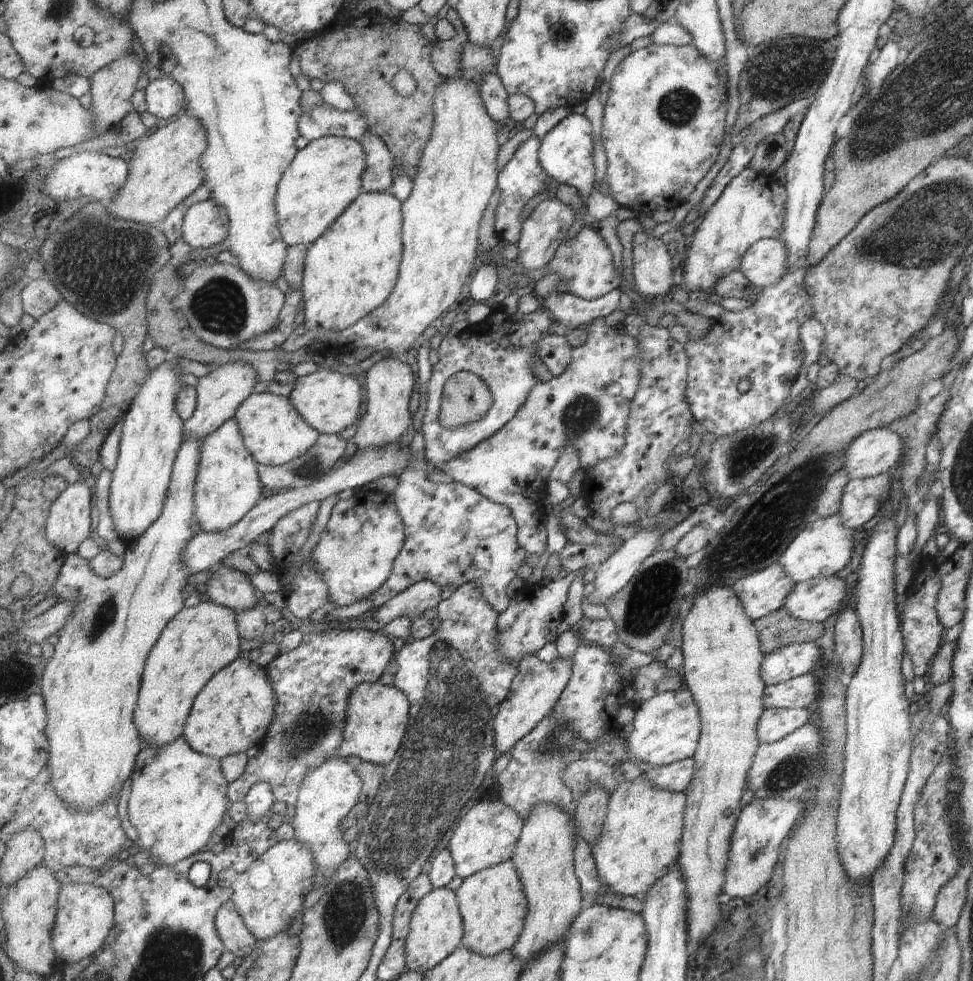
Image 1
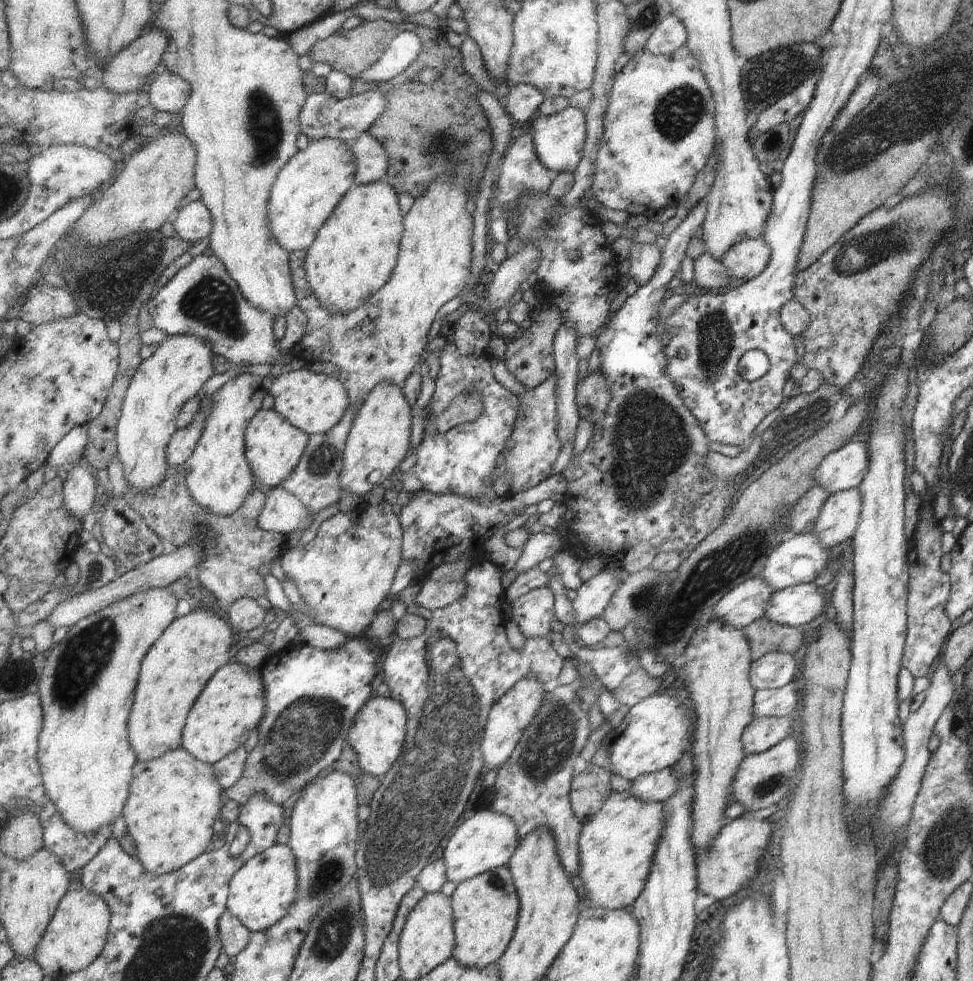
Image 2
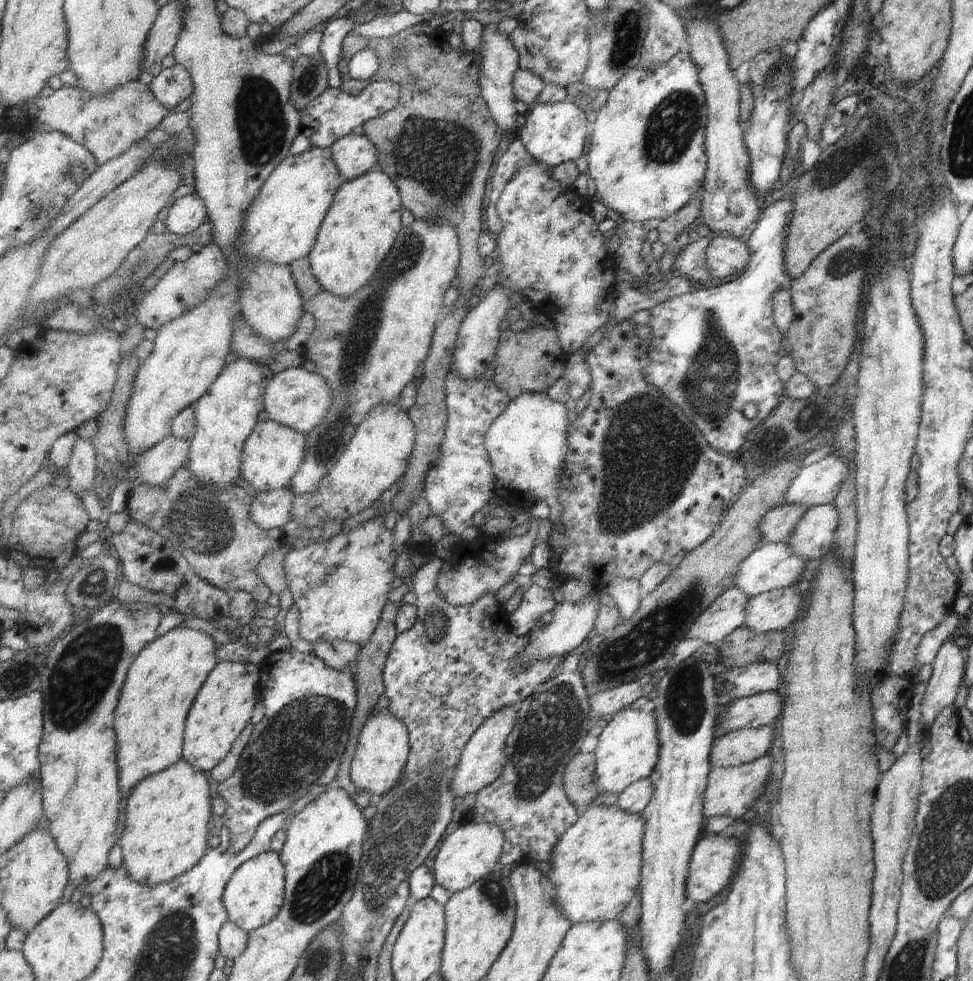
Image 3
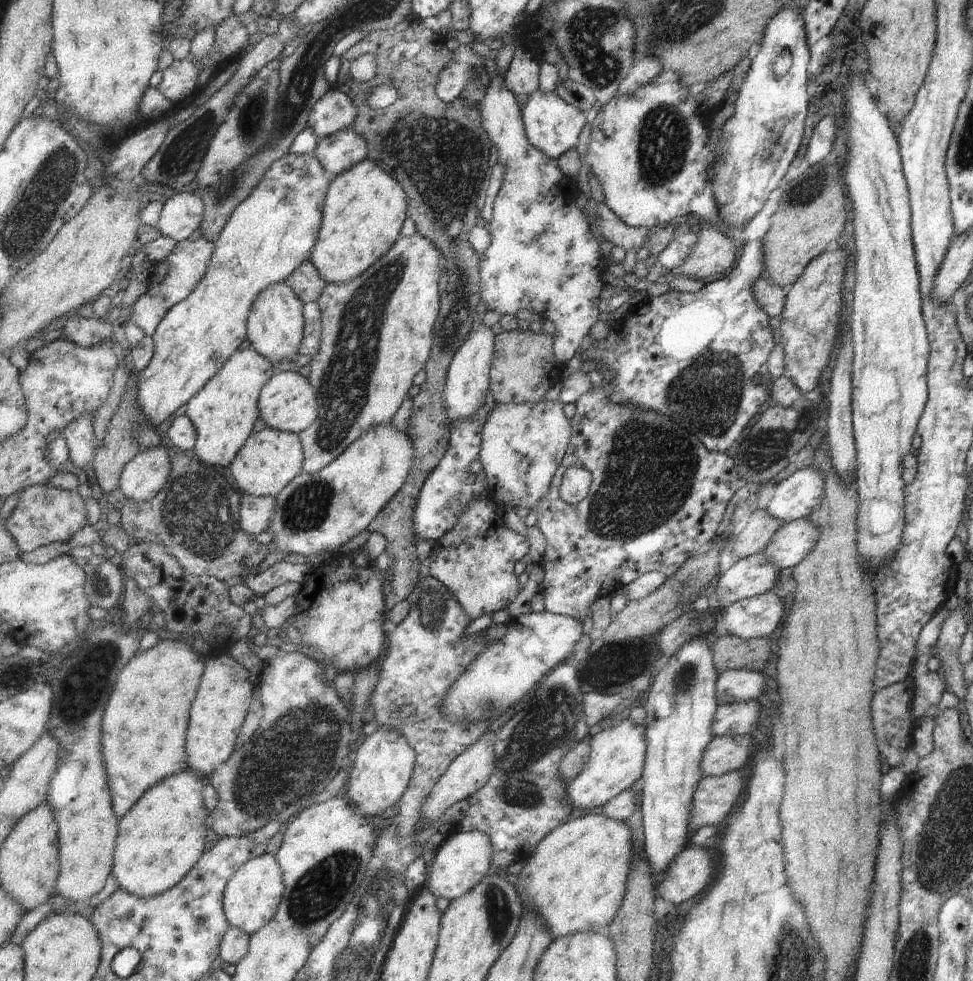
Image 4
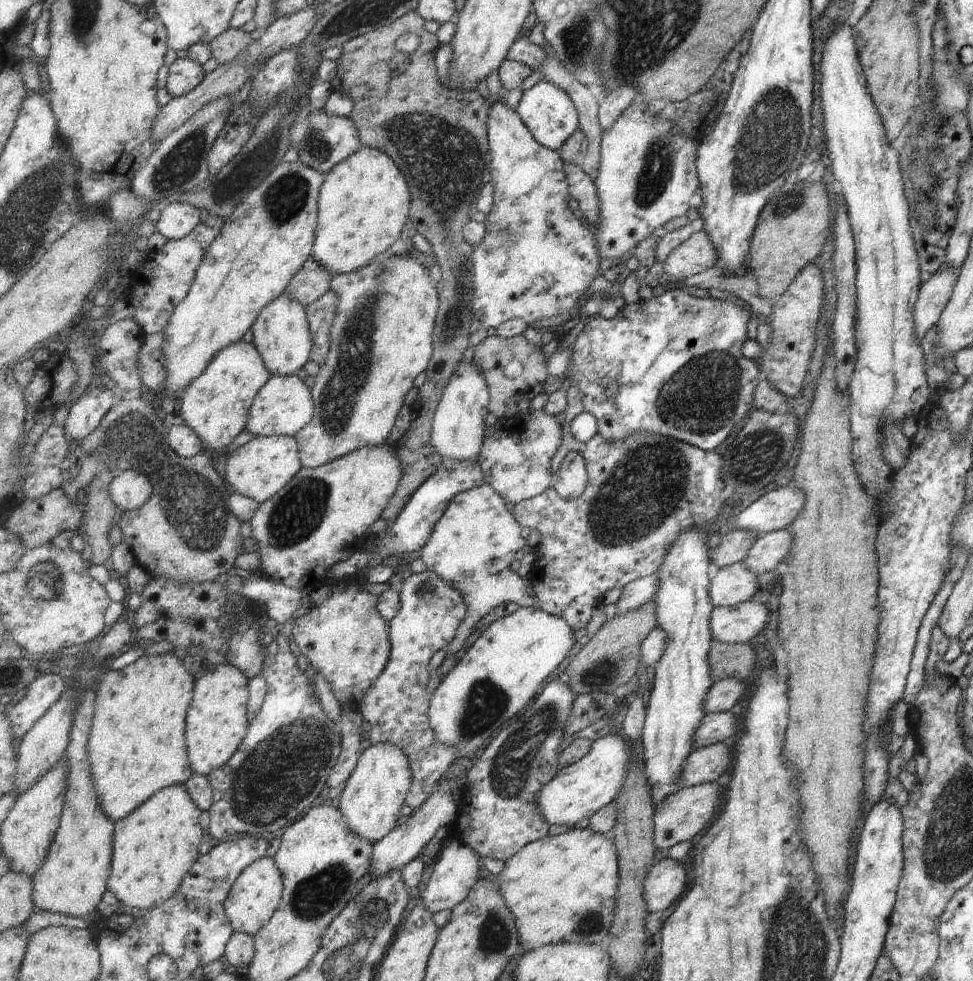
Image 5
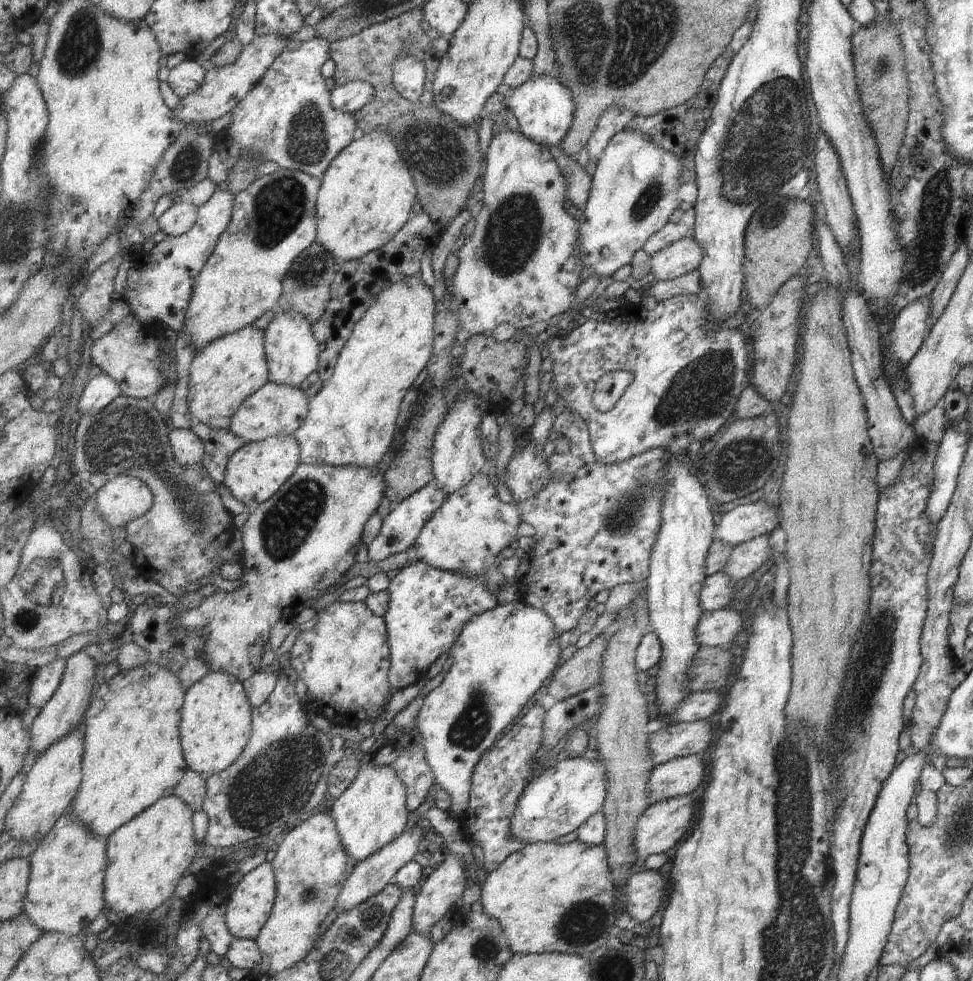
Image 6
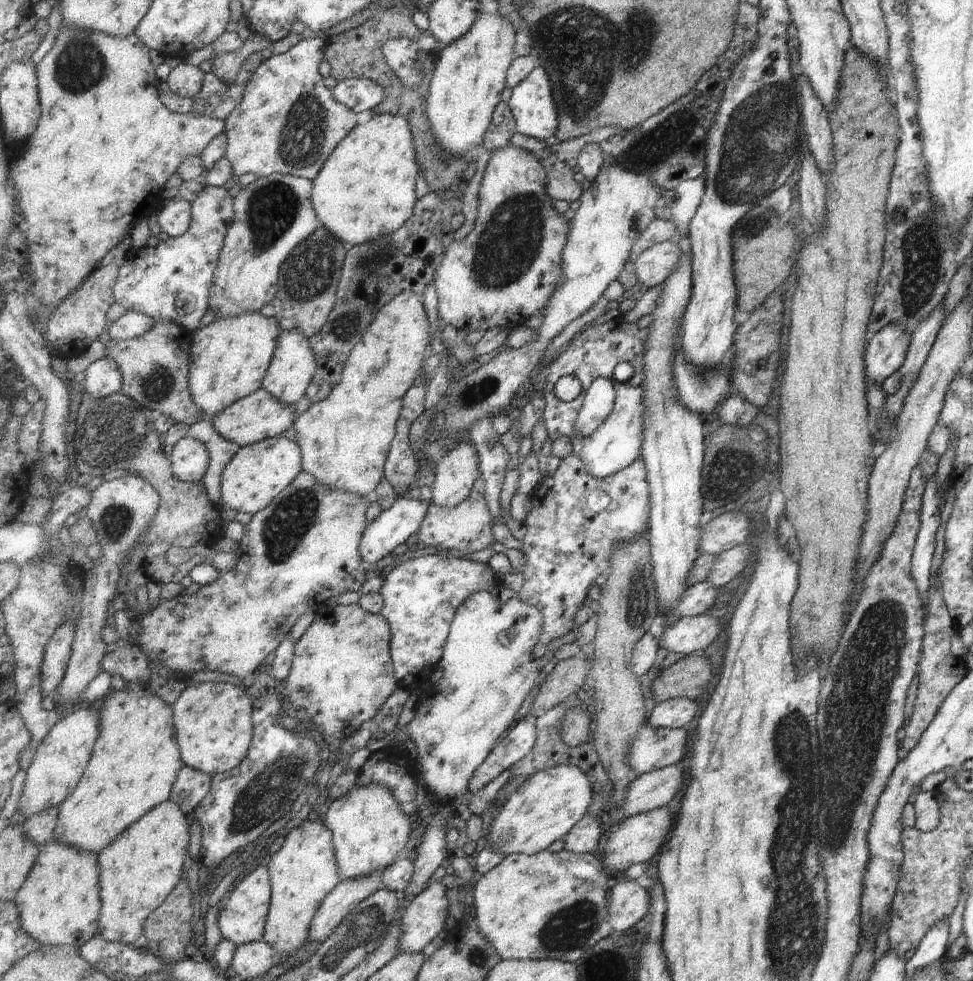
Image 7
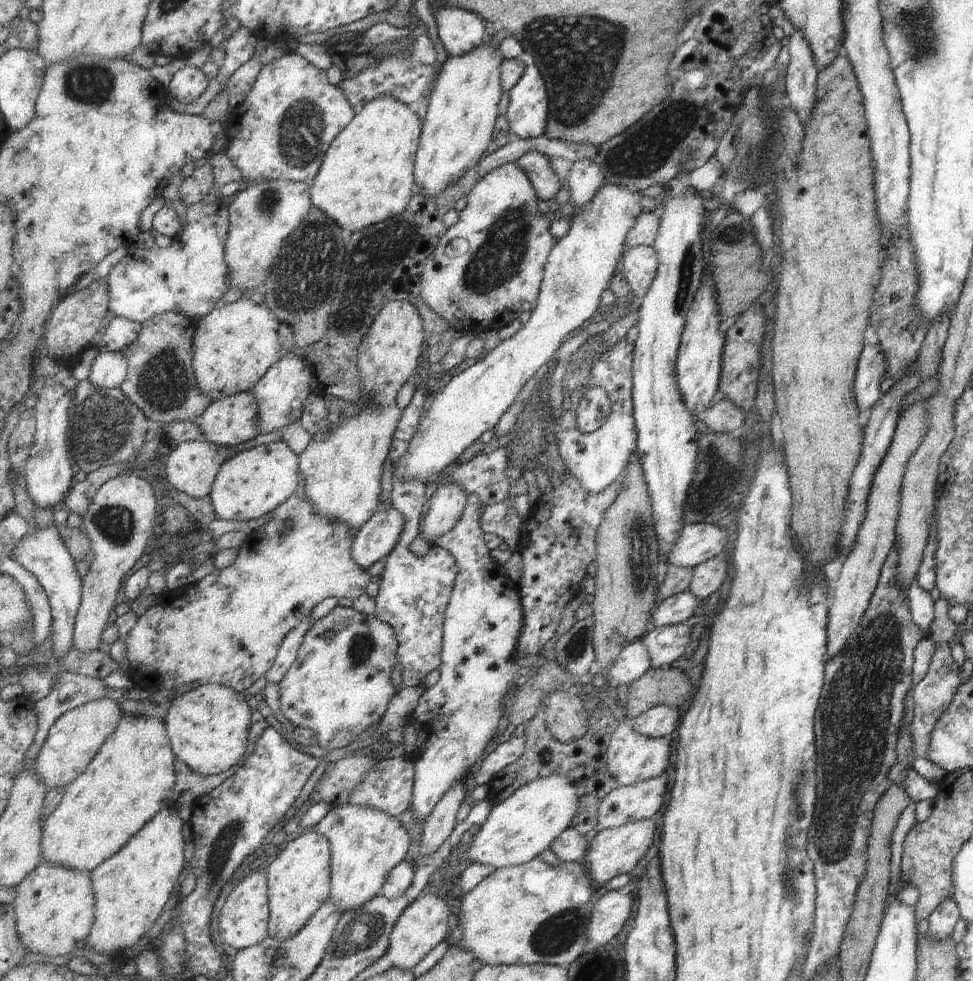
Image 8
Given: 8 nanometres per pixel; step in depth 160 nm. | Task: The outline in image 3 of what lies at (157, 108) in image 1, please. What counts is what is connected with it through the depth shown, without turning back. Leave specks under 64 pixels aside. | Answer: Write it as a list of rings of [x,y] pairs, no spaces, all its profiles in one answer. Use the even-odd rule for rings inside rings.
[[[179,64],[162,70],[149,86],[157,100],[171,109],[185,102],[194,92],[193,78],[189,70]]]

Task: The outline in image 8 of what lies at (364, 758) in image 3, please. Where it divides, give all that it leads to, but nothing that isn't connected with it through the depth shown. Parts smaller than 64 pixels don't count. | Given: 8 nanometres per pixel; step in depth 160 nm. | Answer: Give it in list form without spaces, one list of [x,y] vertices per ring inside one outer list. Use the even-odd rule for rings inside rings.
[[[353,804],[331,808],[313,828],[328,836],[332,844],[332,895],[331,899],[345,911],[357,910],[384,890],[389,874],[407,858],[409,834],[404,826],[384,810]]]

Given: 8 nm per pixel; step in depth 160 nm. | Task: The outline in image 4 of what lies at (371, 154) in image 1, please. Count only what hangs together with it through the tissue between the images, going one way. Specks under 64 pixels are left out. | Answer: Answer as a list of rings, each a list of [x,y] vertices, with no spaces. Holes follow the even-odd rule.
[[[353,128],[319,139],[315,154],[334,177],[369,159],[368,141]]]

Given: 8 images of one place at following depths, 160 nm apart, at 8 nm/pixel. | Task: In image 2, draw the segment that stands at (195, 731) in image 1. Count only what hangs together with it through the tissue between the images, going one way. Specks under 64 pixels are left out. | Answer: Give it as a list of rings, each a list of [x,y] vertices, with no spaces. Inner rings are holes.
[[[233,660],[217,671],[217,674],[208,682],[208,686],[196,700],[192,711],[189,713],[188,722],[184,728],[182,747],[186,748],[193,756],[208,763],[216,763],[228,754],[241,748],[253,730],[258,730],[261,721],[267,712],[267,696],[264,676],[261,669]]]

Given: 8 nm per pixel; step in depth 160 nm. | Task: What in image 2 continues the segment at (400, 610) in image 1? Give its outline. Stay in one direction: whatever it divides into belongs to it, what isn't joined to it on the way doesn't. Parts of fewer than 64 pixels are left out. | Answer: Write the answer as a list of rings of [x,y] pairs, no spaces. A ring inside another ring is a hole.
[[[423,581],[423,585],[417,594],[417,603],[433,612],[451,606],[467,596],[465,582],[436,582]]]

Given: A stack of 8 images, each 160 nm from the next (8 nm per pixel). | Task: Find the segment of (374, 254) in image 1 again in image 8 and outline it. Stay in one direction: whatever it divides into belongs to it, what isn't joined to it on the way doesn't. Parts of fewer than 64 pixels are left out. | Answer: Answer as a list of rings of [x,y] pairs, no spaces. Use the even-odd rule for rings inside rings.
[[[382,96],[366,104],[329,147],[320,174],[310,186],[312,204],[351,233],[405,212],[418,191],[416,158],[423,131],[424,125],[415,114],[415,106],[400,103],[390,96]]]

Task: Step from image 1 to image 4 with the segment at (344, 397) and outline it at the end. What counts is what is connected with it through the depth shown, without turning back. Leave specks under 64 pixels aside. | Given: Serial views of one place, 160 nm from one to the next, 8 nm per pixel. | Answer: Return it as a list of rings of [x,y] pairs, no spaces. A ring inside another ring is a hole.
[[[297,371],[275,373],[261,391],[258,407],[261,419],[269,427],[297,434],[307,430],[320,415],[316,389],[313,388],[308,377],[301,376]]]

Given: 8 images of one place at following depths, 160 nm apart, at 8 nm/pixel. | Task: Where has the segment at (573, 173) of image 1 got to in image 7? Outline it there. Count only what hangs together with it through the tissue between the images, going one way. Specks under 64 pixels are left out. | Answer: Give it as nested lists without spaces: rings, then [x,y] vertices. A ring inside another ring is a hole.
[[[538,66],[519,86],[512,89],[507,101],[515,115],[519,133],[546,142],[555,138],[560,127],[560,112],[557,110],[552,80],[545,67]]]

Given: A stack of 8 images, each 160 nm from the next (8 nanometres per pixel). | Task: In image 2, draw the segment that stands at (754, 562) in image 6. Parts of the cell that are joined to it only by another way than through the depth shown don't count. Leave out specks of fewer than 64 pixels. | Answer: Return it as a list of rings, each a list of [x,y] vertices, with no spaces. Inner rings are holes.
[[[857,487],[830,494],[825,499],[817,518],[814,520],[811,533],[815,533],[818,536],[823,546],[835,551],[840,544],[852,537],[859,520],[860,504],[861,497]]]

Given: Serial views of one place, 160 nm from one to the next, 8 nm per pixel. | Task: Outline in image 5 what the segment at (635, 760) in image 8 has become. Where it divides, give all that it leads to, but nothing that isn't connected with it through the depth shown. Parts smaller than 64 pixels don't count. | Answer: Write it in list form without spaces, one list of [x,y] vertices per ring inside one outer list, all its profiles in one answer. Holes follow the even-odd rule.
[[[738,711],[707,713],[696,732],[695,749],[725,743],[737,734]]]

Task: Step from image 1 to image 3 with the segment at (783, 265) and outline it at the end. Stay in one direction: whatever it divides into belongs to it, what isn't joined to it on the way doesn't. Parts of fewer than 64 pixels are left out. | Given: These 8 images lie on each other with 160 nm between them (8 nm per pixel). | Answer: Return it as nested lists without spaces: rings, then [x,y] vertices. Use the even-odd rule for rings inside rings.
[[[717,235],[711,239],[707,260],[713,278],[729,278],[743,272],[748,266],[751,253],[745,239],[730,235]]]

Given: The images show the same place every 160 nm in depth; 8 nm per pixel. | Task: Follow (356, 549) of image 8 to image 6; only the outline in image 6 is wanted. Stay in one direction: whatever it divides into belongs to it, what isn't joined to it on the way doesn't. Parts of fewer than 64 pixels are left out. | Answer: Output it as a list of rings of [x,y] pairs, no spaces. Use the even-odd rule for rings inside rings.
[[[437,480],[424,486],[421,490],[413,493],[409,498],[393,506],[391,513],[384,519],[377,537],[371,541],[367,549],[367,561],[385,560],[397,552],[413,553],[425,525],[432,519],[432,516],[443,506],[448,494],[438,484]]]

